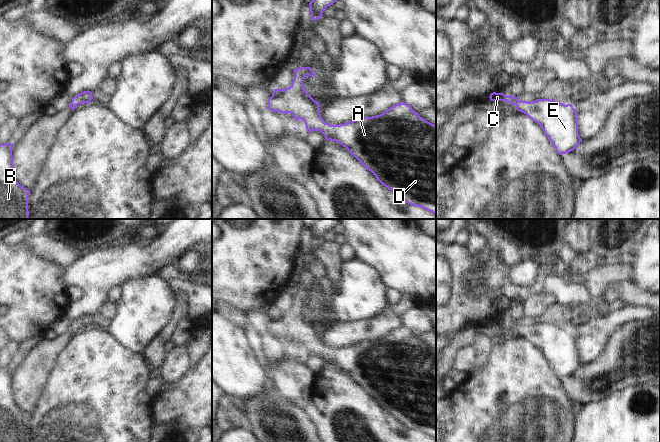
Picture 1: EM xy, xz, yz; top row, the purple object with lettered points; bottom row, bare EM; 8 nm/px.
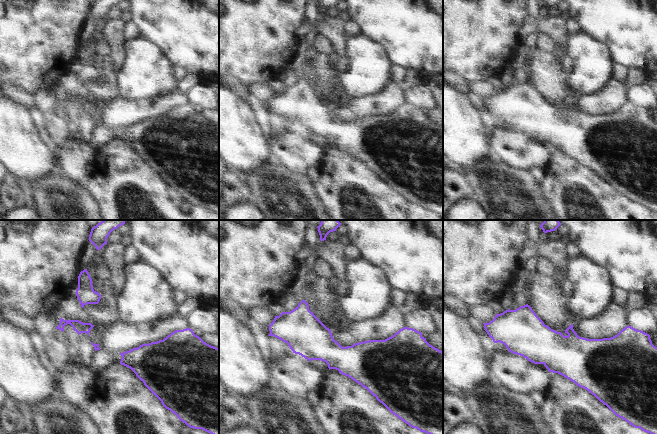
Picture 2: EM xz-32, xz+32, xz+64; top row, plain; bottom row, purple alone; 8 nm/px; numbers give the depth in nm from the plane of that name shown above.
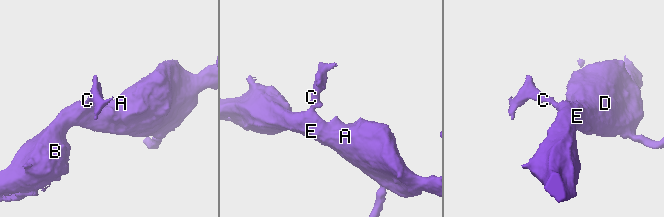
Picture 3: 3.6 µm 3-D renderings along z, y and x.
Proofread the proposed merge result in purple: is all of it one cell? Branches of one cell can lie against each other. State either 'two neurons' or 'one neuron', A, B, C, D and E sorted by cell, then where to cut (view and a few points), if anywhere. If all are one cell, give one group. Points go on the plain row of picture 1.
one neuron | A B C D E | no cut

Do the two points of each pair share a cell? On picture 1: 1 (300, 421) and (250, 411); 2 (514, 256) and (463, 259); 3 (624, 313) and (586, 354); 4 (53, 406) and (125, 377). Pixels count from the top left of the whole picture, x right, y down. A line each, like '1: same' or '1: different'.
1: same
2: different
3: same
4: same

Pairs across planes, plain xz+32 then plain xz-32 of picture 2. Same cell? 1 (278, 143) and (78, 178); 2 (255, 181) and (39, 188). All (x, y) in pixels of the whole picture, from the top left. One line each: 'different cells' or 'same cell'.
1: same cell
2: same cell

